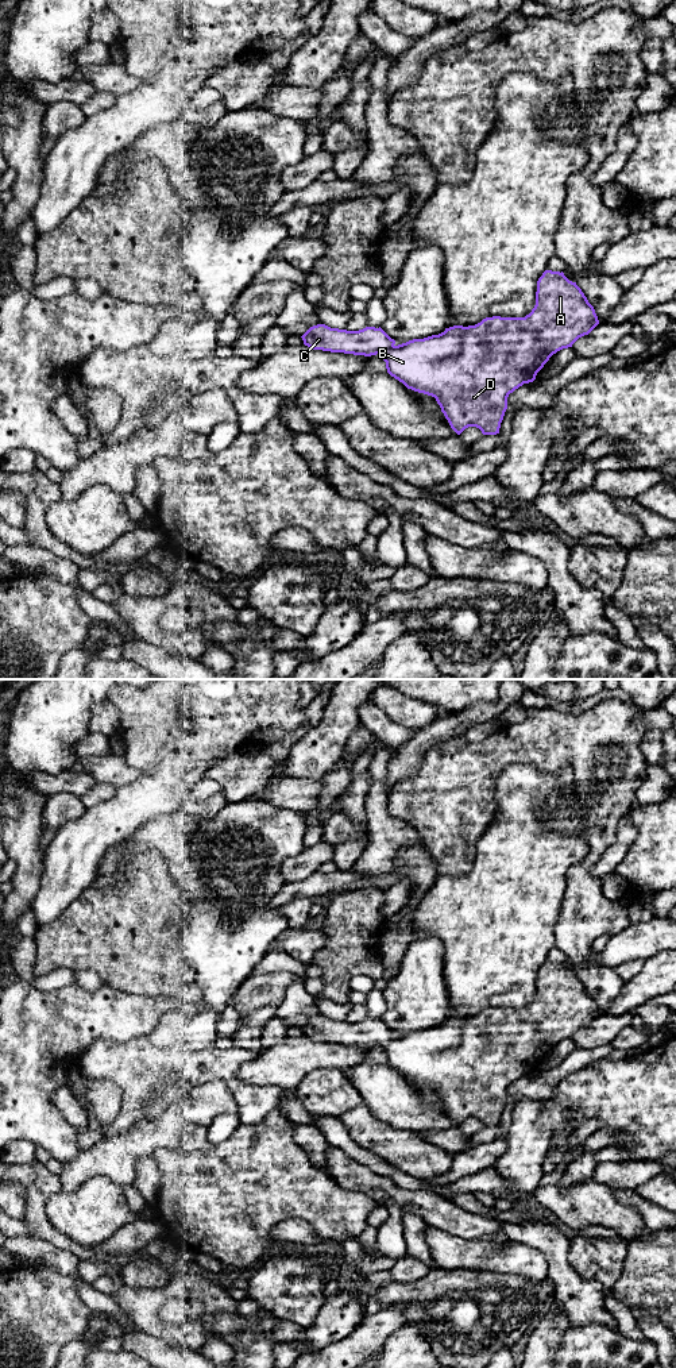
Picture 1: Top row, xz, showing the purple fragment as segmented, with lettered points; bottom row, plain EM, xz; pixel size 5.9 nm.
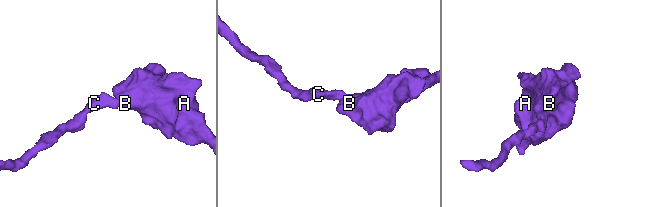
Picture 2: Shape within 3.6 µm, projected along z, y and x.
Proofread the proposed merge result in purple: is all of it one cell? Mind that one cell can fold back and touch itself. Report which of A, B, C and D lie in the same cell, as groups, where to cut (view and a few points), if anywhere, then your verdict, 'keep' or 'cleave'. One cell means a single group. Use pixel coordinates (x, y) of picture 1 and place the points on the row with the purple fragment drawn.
A B C D | no cut | keep

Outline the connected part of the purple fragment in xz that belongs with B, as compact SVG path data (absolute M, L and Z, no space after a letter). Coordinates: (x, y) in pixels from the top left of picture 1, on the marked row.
M545 270L537 281L536 305L525 317L486 317L475 325L453 325L439 335L413 339L395 344L381 327L366 327L359 331L331 328L325 324L310 327L301 338L304 344L313 350L344 352L354 355L379 355L386 362L387 373L402 382L407 389L436 398L451 428L460 435L468 427L476 427L483 435L499 433L501 423L507 409L507 397L524 384L533 382L537 373L549 358L588 335L599 324L594 307L576 282L569 281L564 273Z

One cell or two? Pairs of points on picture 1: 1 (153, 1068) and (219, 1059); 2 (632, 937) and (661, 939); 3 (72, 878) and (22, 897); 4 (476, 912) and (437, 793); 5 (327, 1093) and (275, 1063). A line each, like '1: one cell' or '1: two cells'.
1: one cell
2: one cell
3: two cells
4: two cells
5: two cells

